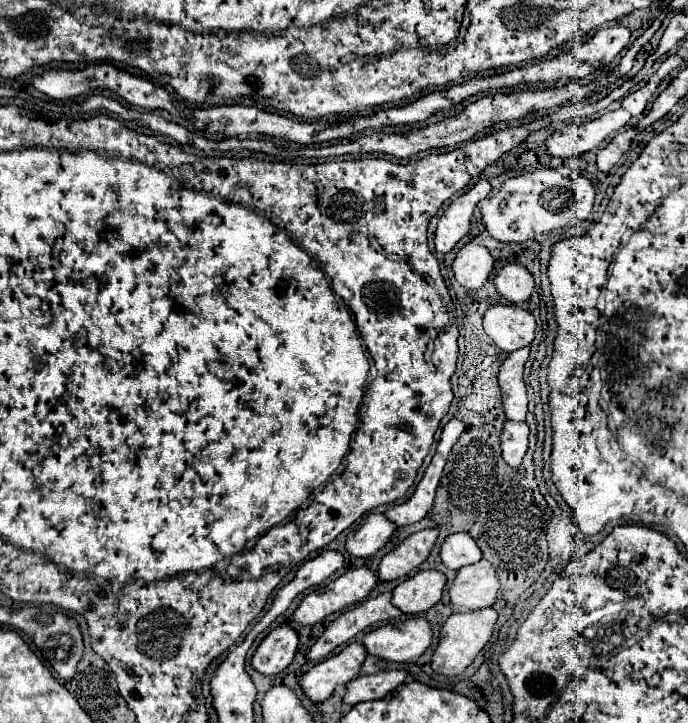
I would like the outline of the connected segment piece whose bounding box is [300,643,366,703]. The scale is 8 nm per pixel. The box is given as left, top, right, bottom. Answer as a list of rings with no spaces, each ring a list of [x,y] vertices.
[[[350,643],[338,655],[332,655],[320,663],[316,663],[308,673],[302,675],[300,685],[304,695],[312,703],[322,703],[332,695],[336,685],[346,685],[356,675],[360,675],[360,667],[366,659],[366,649],[360,643]]]

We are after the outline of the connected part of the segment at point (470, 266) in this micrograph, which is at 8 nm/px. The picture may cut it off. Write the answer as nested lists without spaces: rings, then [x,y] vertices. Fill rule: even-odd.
[[[466,243],[452,263],[452,273],[466,289],[480,289],[494,269],[494,259],[486,247]]]

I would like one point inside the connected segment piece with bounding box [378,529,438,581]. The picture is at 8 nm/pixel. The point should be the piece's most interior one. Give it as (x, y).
(412, 552)

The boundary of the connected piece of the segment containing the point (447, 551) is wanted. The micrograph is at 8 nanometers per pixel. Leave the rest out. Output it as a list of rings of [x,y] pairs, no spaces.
[[[468,533],[448,535],[440,547],[440,559],[448,569],[458,571],[468,563],[476,563],[482,559],[482,553],[474,539]]]

